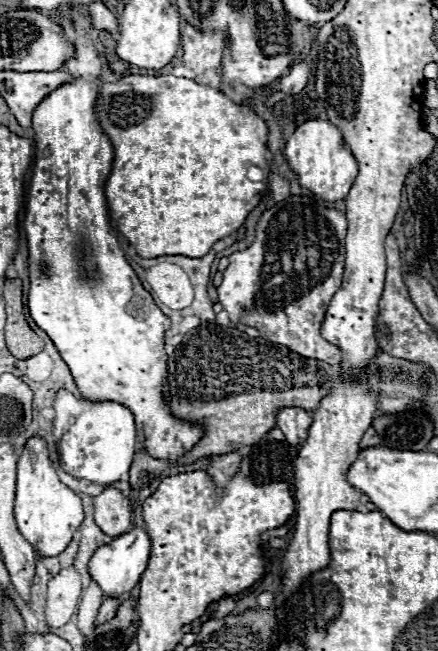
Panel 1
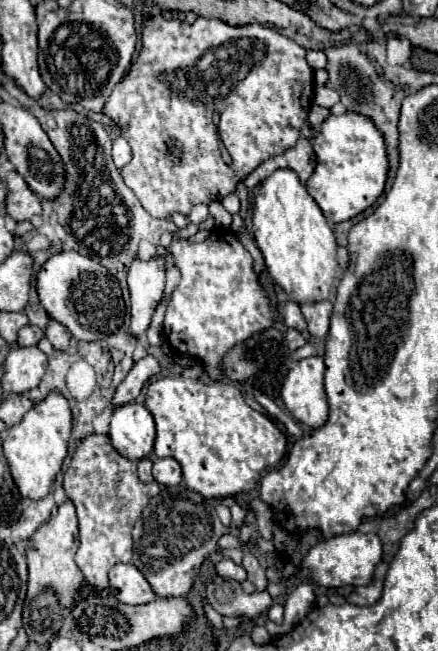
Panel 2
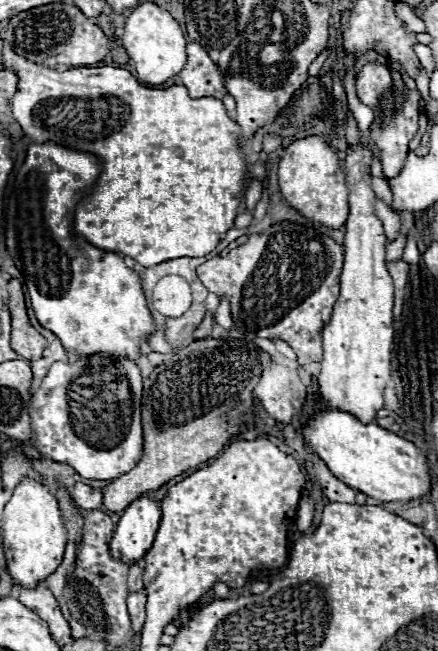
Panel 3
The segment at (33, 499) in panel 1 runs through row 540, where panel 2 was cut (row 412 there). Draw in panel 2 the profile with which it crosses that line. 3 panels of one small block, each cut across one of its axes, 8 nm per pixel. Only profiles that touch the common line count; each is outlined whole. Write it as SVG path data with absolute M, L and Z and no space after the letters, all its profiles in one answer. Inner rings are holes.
M48 394L44 402L34 404L24 420L10 428L8 438L4 440L4 456L10 466L10 474L18 486L22 498L42 500L54 482L54 476L60 472L66 458L66 446L72 432L72 414L64 396Z

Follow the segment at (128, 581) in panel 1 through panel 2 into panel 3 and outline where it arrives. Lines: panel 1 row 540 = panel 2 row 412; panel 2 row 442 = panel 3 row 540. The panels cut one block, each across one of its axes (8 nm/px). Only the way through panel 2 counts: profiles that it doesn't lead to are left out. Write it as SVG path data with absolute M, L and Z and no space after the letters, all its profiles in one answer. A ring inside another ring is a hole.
M142 494L136 498L122 514L114 538L110 542L112 556L134 564L144 558L148 548L152 548L154 536L158 532L162 518L160 500L152 498L150 494Z

